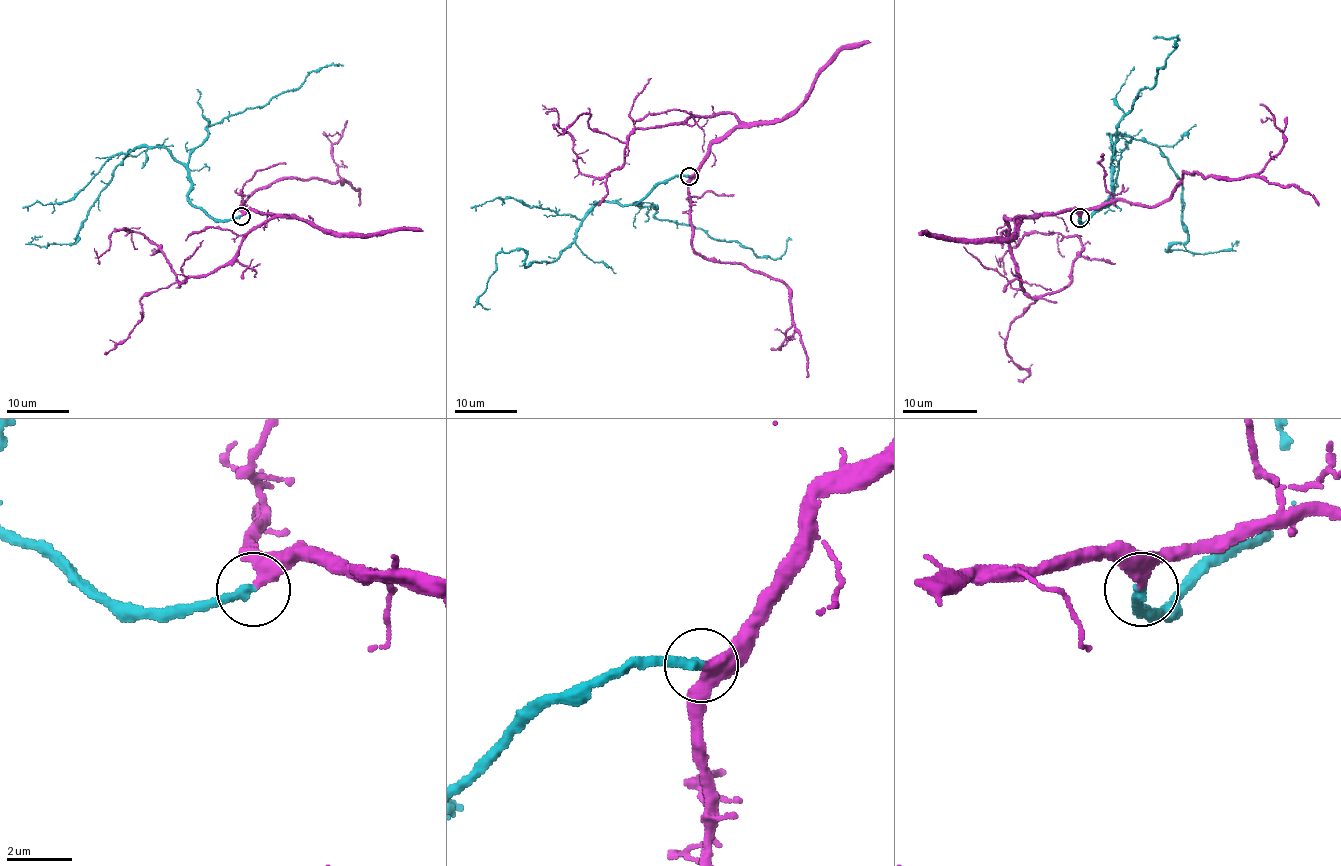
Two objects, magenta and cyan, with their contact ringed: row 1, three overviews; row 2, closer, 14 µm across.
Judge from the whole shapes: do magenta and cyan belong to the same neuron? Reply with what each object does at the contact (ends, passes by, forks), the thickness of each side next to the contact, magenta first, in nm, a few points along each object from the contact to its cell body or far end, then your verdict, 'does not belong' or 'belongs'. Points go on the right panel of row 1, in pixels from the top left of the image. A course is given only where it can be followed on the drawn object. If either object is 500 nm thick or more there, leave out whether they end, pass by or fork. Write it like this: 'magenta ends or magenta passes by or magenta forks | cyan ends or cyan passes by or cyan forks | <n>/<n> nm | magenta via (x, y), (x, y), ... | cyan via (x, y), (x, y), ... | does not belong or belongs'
magenta passes by | cyan ends | 340/300 nm | magenta via (1079, 217), (1005, 219), (1022, 286), (1059, 291), (1081, 252), (1072, 236), (1031, 232), (995, 256) | cyan via (1079, 217), (1113, 198), (1111, 135), (1130, 135), (1152, 142), (1180, 180), (1187, 239), (1167, 250), (1238, 241) | belongs

